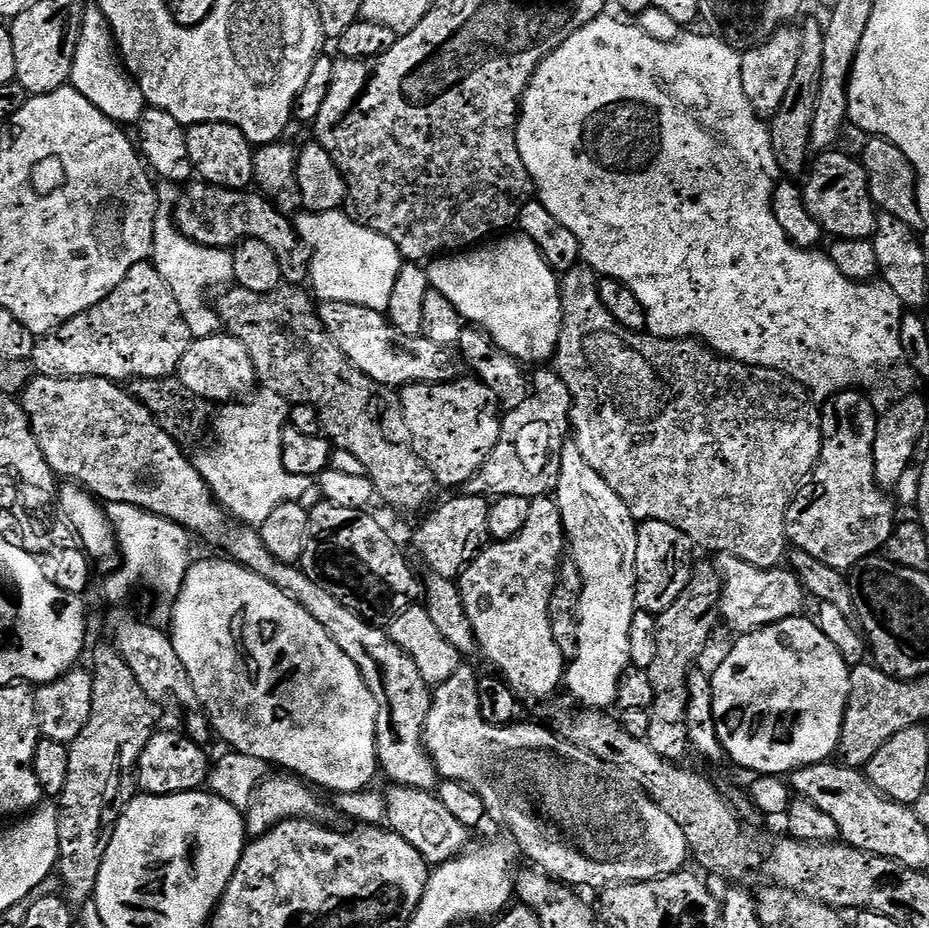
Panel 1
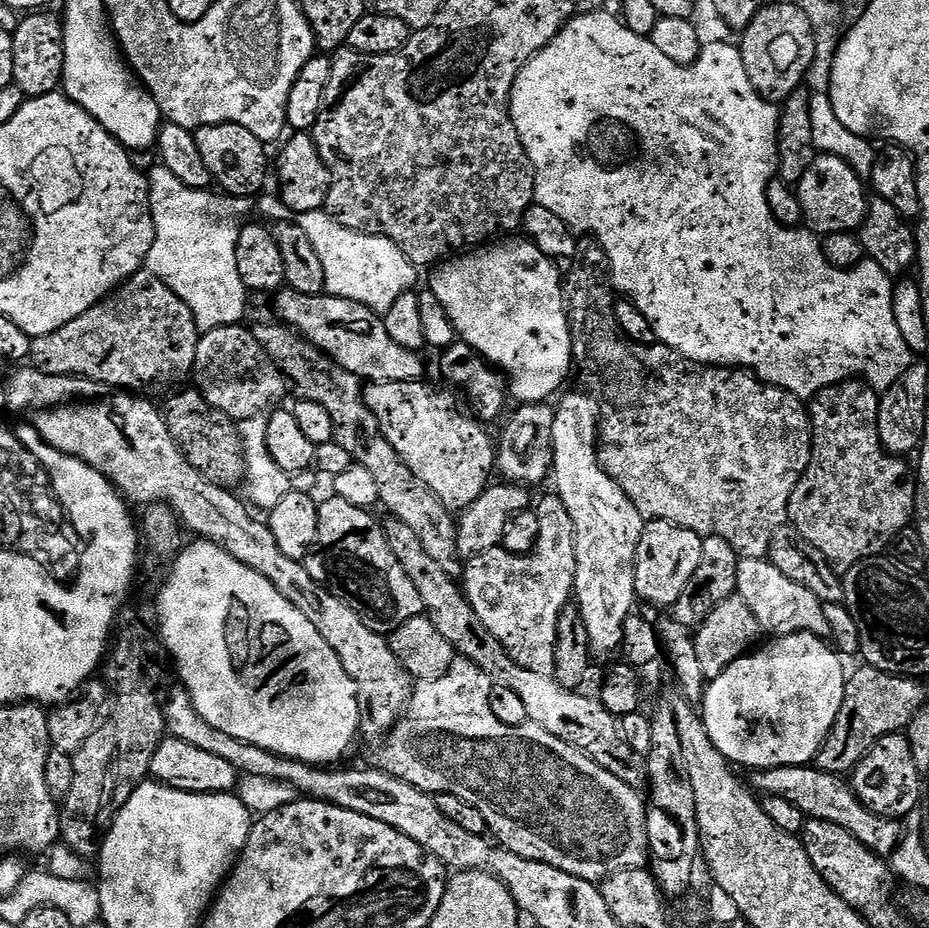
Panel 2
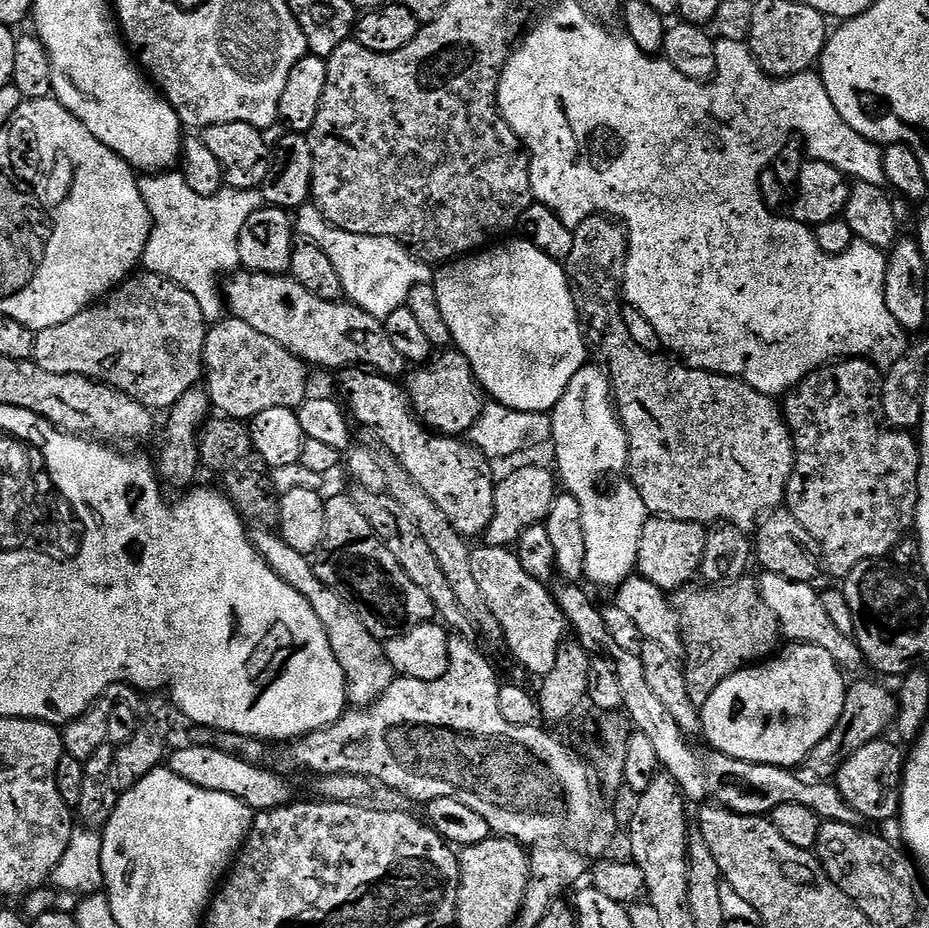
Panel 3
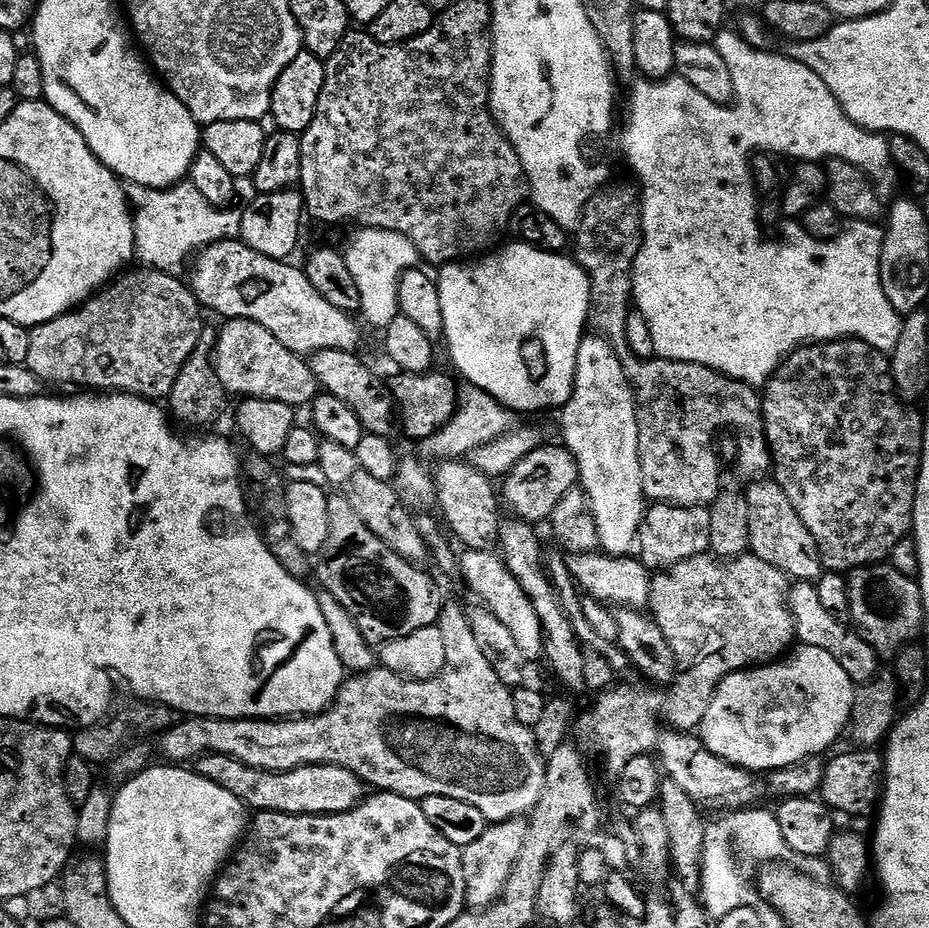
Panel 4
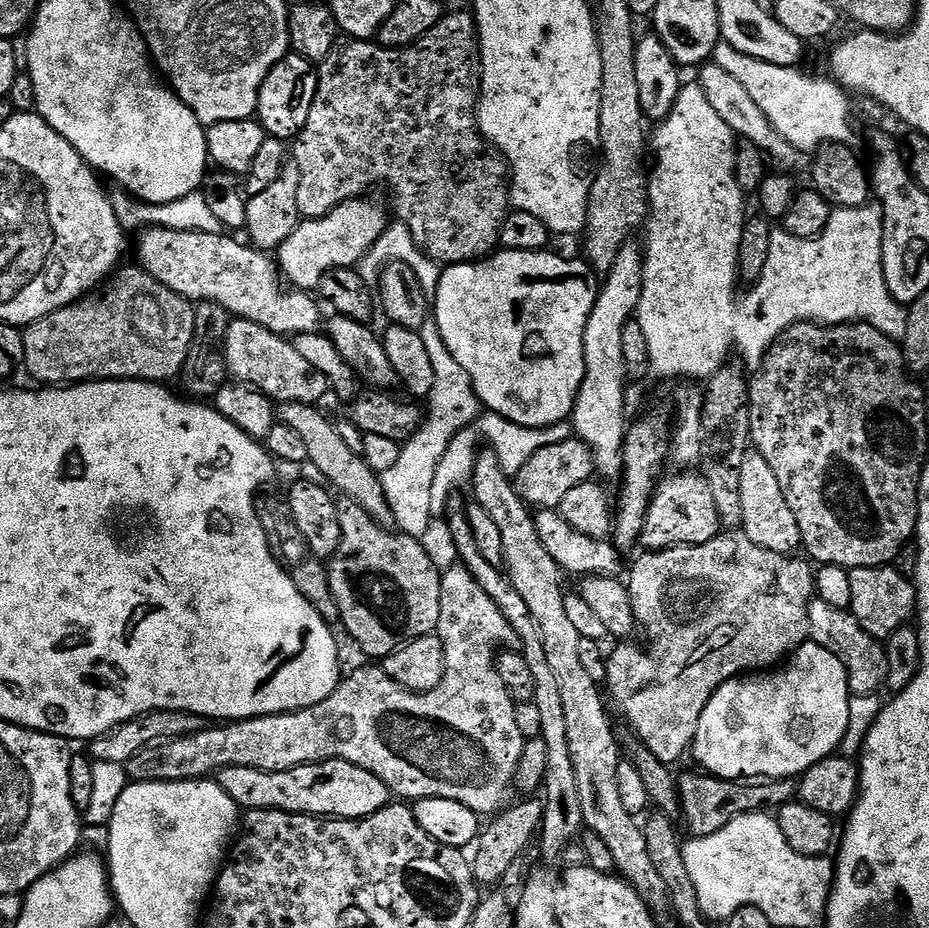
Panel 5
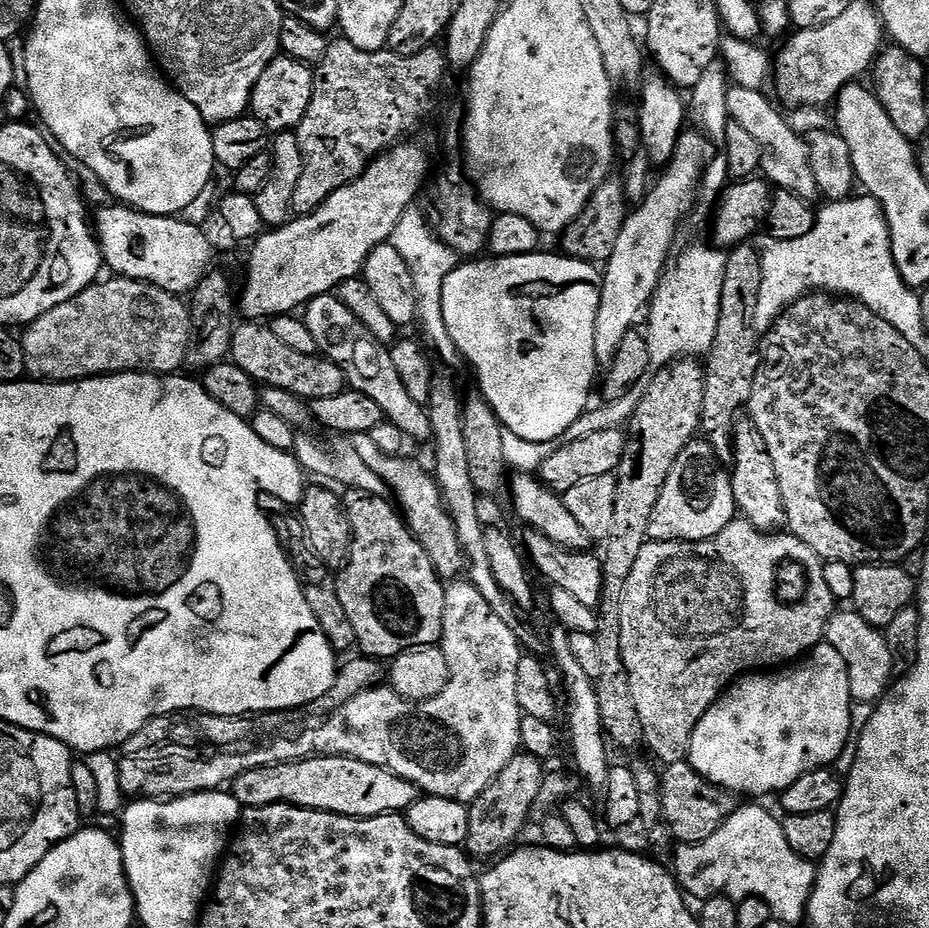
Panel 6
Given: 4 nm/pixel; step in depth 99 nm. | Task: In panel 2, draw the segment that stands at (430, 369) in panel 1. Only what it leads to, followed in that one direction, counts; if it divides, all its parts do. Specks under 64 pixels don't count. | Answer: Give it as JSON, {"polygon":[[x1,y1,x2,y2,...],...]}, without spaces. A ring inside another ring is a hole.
{"polygon":[[287,286,279,289,275,293,274,299,276,299,275,319,279,323,287,324,295,332,299,332,317,350,327,354,334,363,345,368,350,374,359,376,361,381,381,384,382,382,410,382,411,380,425,379,424,364,420,361,421,353,411,352,398,346,398,342,394,342,394,338,390,338,390,334,386,334,386,326,381,313,372,312,366,306,362,306,358,302,350,302,346,298,327,294,322,296,298,294,293,288]]}

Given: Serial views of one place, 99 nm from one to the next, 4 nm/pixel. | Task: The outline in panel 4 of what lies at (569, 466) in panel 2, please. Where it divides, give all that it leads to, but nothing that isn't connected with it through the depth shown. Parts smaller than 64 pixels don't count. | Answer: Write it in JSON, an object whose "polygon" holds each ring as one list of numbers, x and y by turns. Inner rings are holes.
{"polygon":[[599,334,585,335,578,346,576,377,571,398,564,403,560,416,560,428,564,431,563,447,576,460,579,487,584,489,588,506,598,528,600,548,609,556,626,556,637,547,640,524,646,511,646,497,640,477,640,447,636,425,636,401,624,375,624,361,612,349,612,345]]}

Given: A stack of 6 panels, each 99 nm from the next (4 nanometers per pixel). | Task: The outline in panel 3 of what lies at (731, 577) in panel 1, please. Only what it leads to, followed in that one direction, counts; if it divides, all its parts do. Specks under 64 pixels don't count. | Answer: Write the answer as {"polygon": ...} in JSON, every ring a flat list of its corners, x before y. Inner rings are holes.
{"polygon":[[764,572,761,577,761,580,758,580,760,596,766,602,766,606,770,606,774,618,780,624,785,641,813,644,826,650,826,654,834,658,836,665,848,674,858,671,860,667,862,669,865,667,866,661,860,645,853,637,842,634,842,630,838,630,834,622,830,622,826,610,822,607,820,592,813,585,794,582,790,578,782,578,782,574,773,572]]}

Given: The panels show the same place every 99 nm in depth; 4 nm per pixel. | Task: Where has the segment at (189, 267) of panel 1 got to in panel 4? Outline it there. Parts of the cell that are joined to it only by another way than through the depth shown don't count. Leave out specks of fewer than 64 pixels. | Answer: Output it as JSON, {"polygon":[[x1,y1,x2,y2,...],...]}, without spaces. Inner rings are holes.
{"polygon":[[181,182,168,189,143,188,140,193,134,194,131,195,130,202,135,224,135,257,138,262,140,260,143,263,143,267,179,277,184,266,187,267,189,260,199,253,201,248,239,237,241,211,235,208,212,208,190,182]]}

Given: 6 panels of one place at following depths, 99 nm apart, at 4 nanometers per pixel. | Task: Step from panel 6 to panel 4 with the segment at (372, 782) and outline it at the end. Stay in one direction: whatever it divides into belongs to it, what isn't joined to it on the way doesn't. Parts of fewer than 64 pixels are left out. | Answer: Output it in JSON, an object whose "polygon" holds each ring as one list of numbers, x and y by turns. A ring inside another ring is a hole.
{"polygon":[[202,756,194,771,202,778,230,790,245,808,256,812,285,812,291,816,329,816,356,807,366,796,366,785,353,772,328,764,315,764,289,772,260,772,228,756]]}

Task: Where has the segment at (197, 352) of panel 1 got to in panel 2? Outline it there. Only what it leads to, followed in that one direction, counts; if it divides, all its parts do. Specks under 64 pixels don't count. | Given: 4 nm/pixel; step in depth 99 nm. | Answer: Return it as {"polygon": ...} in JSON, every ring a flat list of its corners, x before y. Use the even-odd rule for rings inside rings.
{"polygon":[[240,324,222,326,220,329,212,329,203,333,198,342,198,354,194,369,195,387,222,414,226,414,231,420,243,422,252,417,267,413,284,395,289,395,290,384,280,373,280,367,268,357,268,352,261,346,255,331,244,329]]}

